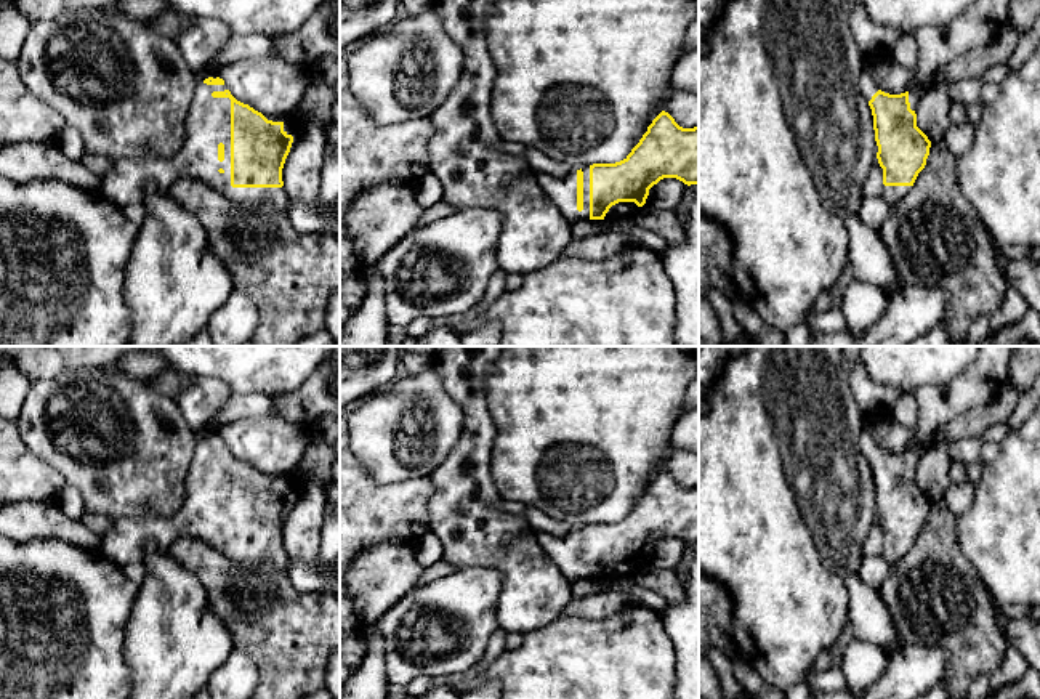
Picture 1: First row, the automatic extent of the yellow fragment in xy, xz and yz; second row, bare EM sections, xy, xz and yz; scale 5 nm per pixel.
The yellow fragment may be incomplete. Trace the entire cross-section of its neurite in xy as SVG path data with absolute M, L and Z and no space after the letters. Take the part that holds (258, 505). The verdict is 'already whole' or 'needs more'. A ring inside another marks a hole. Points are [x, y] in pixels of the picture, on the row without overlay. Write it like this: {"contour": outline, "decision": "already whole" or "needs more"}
{"contour": "M208 436L196 444L184 487L181 508L168 518L112 519L112 531L101 539L98 552L122 568L144 560L143 547L147 540L152 540L160 552L168 552L176 539L187 537L204 542L234 561L247 564L269 561L284 571L288 569L290 556L282 547L282 527L293 495L284 489L284 481L268 479L261 471L237 460L223 438Z", "decision": "needs more"}

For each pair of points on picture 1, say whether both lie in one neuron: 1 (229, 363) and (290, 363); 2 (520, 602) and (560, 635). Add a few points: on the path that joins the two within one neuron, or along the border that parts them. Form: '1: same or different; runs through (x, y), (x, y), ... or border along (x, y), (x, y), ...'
1: same; runs through (244, 363), (276, 363)
2: different; border along (560, 616), (524, 634)

